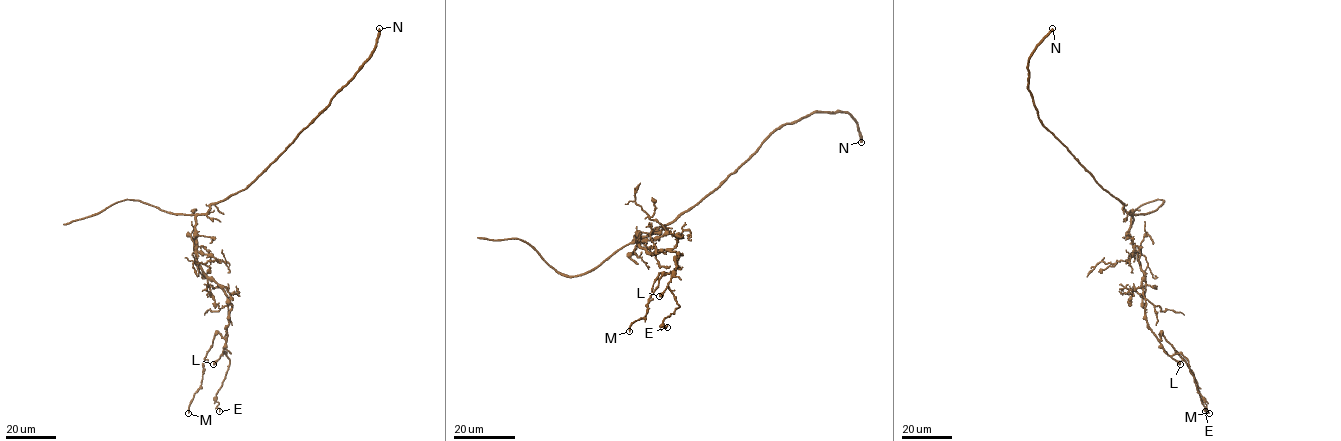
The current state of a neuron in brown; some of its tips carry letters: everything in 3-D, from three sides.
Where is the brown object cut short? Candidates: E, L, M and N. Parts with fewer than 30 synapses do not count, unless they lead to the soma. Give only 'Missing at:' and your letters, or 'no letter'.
Missing at: N

